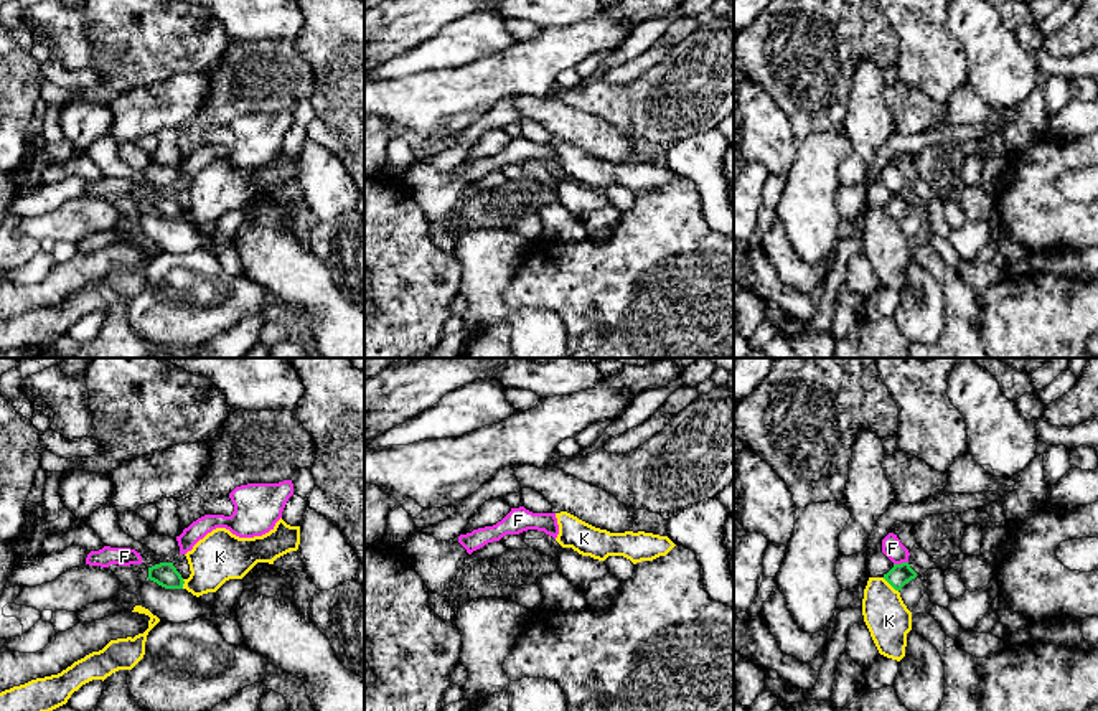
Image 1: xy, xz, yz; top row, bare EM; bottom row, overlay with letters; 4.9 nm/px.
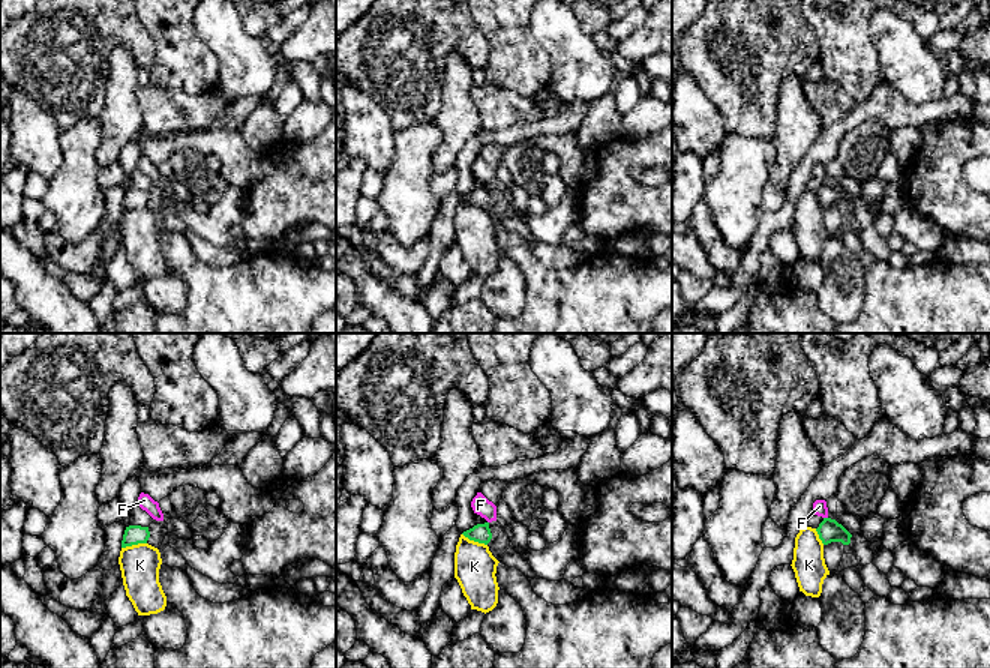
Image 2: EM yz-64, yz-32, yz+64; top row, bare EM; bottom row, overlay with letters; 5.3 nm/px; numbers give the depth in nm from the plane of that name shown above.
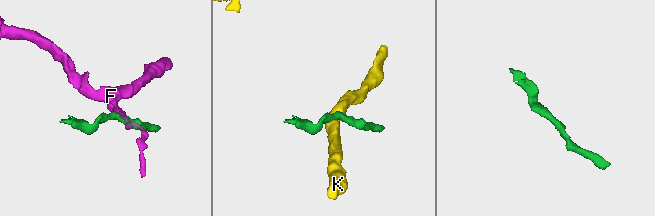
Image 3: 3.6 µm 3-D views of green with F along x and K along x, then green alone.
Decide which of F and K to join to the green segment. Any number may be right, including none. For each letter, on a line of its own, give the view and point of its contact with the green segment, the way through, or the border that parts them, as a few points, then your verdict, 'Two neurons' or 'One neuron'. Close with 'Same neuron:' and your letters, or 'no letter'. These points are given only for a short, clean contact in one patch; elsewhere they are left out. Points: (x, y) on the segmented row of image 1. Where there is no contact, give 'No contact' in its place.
F: Touches green at yz (902, 563). Boundary: yz (907, 561), (894, 565). Two neurons
K: Touches green at yz (891, 584). Boundary: yz (882, 578), (897, 591). Two neurons
Same neuron: no letter

